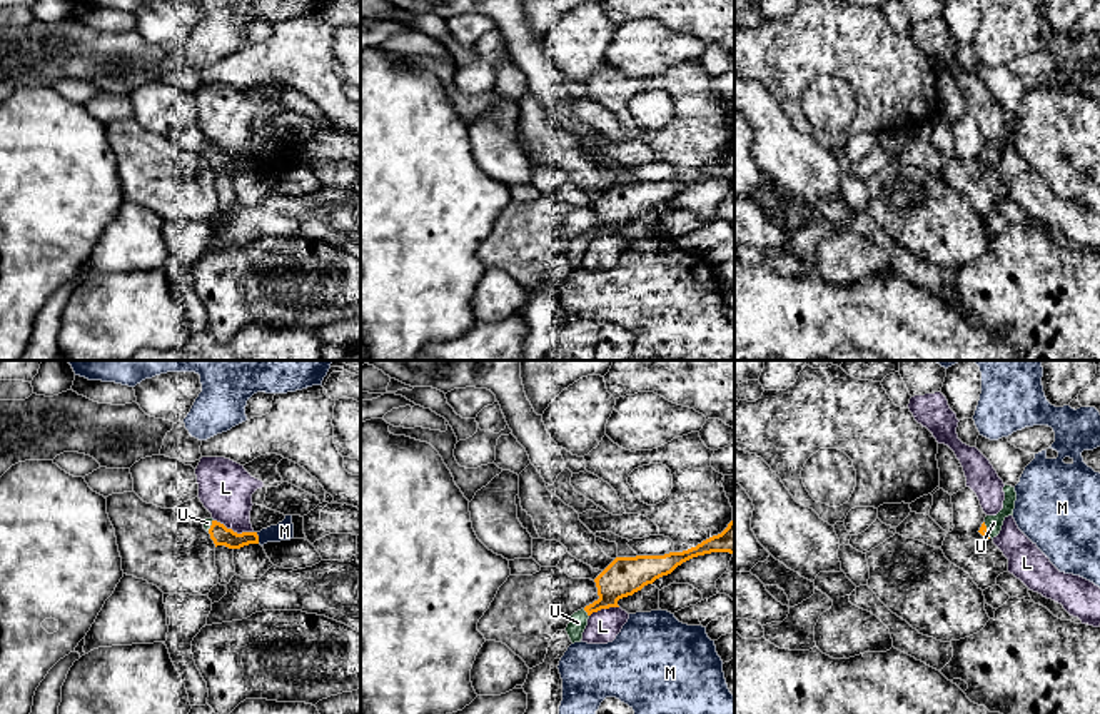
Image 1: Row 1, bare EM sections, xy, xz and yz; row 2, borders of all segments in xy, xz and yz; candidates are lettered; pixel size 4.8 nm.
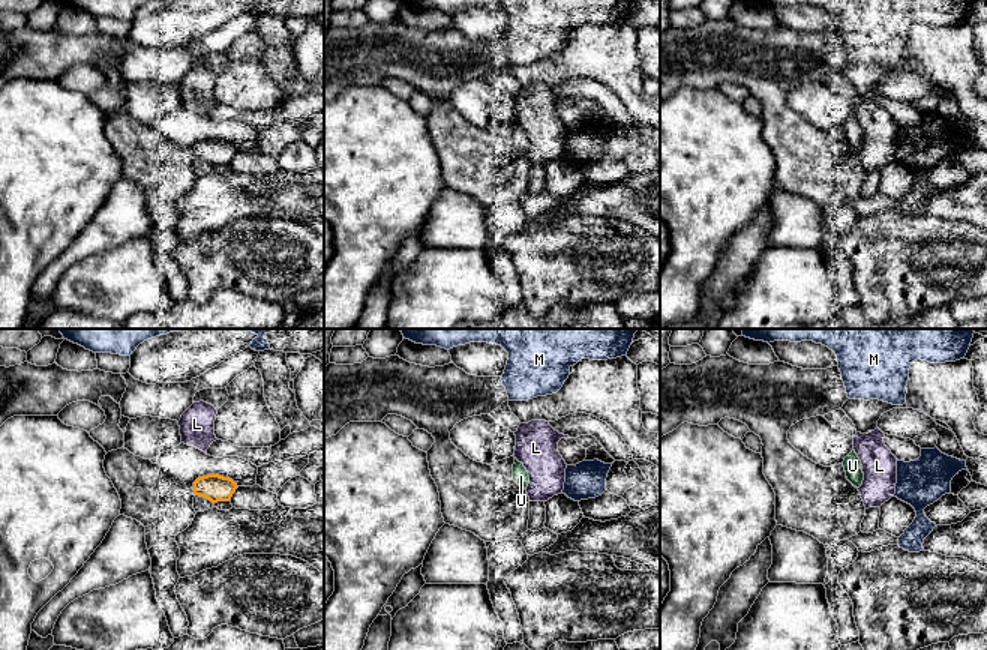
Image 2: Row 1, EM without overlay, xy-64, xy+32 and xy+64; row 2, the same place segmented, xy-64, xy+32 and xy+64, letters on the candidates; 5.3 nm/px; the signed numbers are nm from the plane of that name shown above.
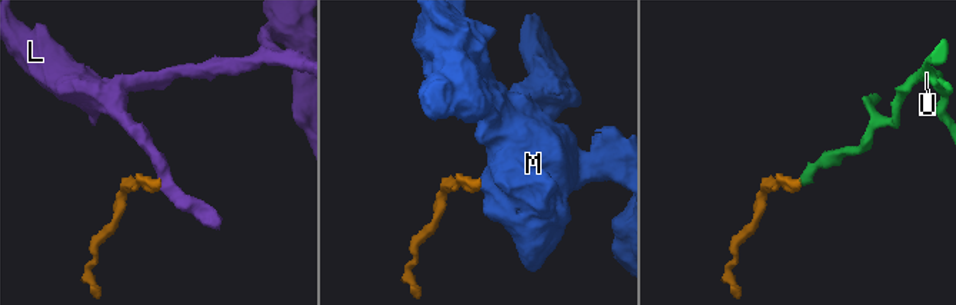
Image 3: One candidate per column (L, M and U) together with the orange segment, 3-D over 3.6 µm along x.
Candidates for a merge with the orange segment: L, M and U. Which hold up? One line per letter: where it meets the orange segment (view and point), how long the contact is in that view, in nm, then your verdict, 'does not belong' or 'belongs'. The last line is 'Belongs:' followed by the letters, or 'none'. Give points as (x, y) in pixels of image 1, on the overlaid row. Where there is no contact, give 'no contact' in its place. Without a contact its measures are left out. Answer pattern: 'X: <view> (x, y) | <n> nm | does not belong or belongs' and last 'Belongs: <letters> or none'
L: xy (232, 531) | 200 nm | does not belong
M: xy (257, 538) | 60 nm | does not belong
U: xz (586, 611) | 50 nm | belongs
Belongs: U

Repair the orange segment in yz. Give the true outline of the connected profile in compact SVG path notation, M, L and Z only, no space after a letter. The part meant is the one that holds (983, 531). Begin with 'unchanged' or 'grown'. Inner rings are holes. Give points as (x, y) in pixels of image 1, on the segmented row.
grown; M1005 484L1003 492L1005 492L1003 509L997 515L986 515L985 522L978 530L985 539L997 537L1002 530L1003 520L1008 515L1013 515L1017 500L1015 487Z

